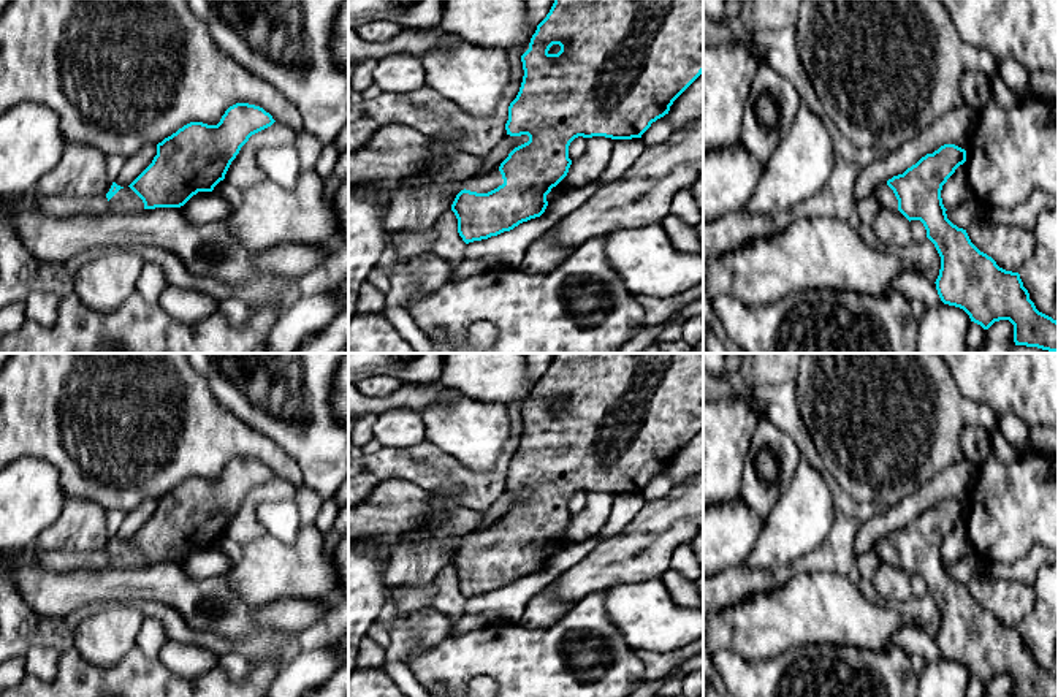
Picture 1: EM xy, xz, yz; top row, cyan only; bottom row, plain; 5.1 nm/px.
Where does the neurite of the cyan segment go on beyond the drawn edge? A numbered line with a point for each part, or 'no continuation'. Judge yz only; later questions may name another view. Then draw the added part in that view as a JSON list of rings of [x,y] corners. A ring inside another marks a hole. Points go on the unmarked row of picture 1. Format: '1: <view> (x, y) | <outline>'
1: yz (886, 552) | [[[884,539],[874,547],[874,553],[879,556],[879,561],[889,566],[898,566],[898,554],[893,545]]]

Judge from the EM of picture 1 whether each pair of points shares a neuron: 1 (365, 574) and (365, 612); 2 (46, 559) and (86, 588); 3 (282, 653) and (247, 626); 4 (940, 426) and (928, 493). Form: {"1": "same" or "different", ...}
{"1": "same", "2": "different", "3": "different", "4": "different"}

